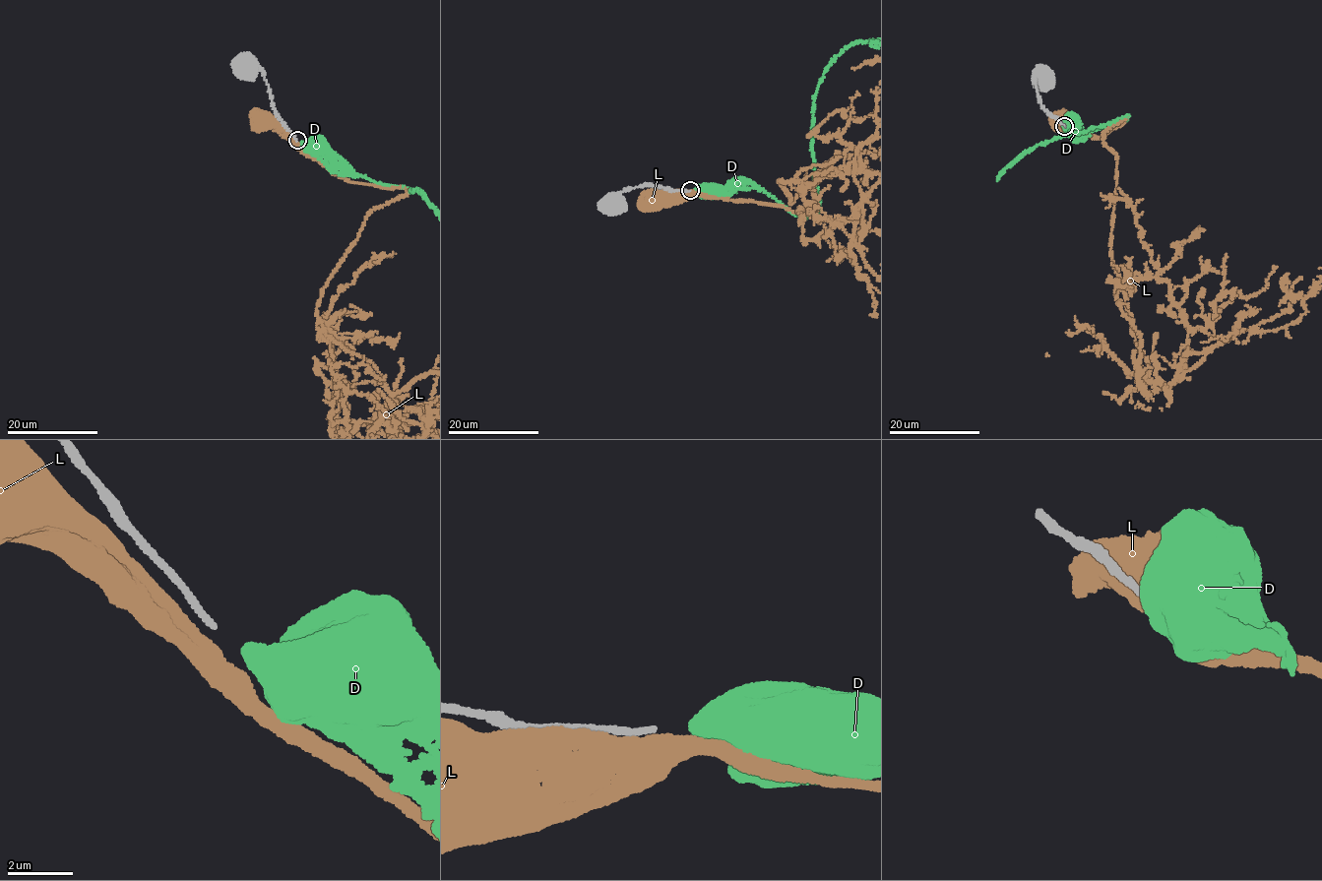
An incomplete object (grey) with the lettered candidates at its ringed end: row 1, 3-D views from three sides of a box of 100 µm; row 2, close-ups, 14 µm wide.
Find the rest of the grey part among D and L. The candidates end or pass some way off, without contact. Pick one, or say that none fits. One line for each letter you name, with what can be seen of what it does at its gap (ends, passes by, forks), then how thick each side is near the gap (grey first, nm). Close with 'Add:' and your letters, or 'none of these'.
Add: none of these

